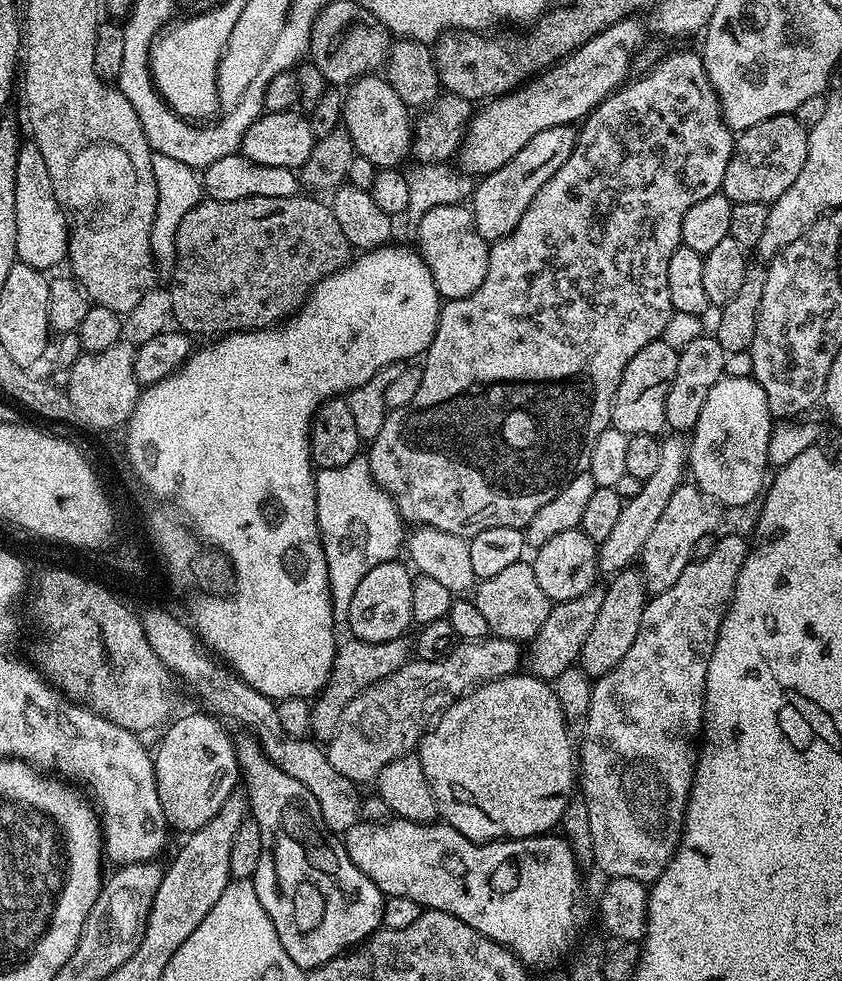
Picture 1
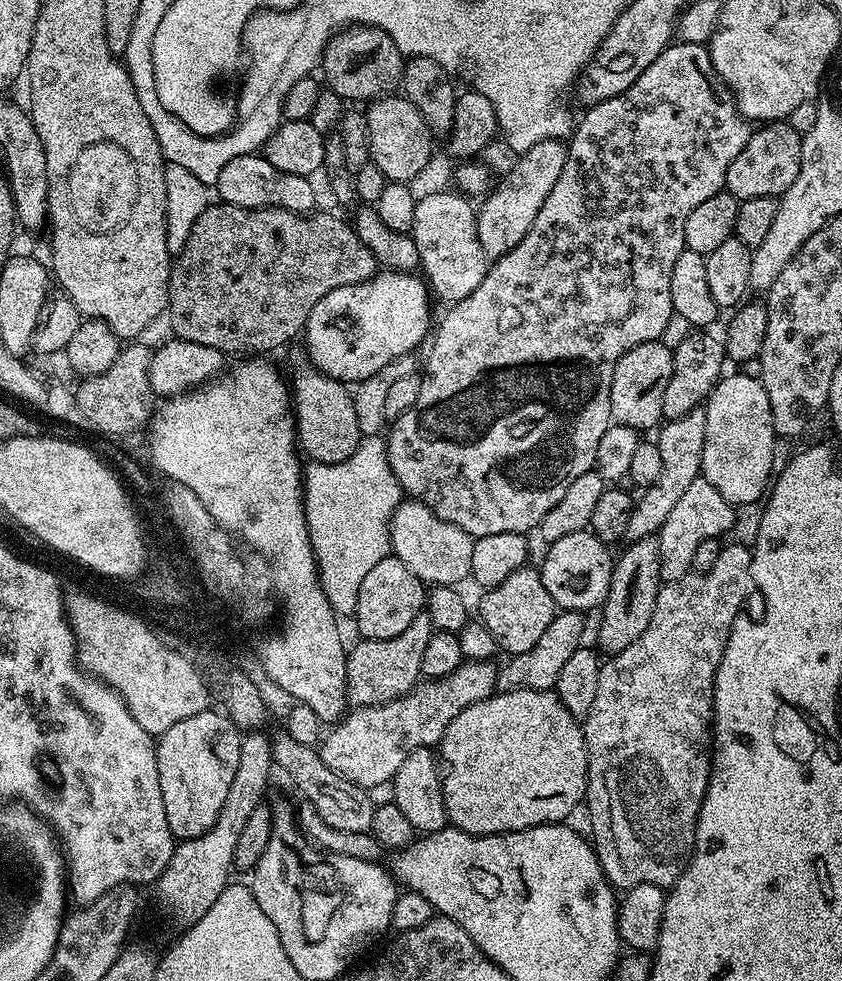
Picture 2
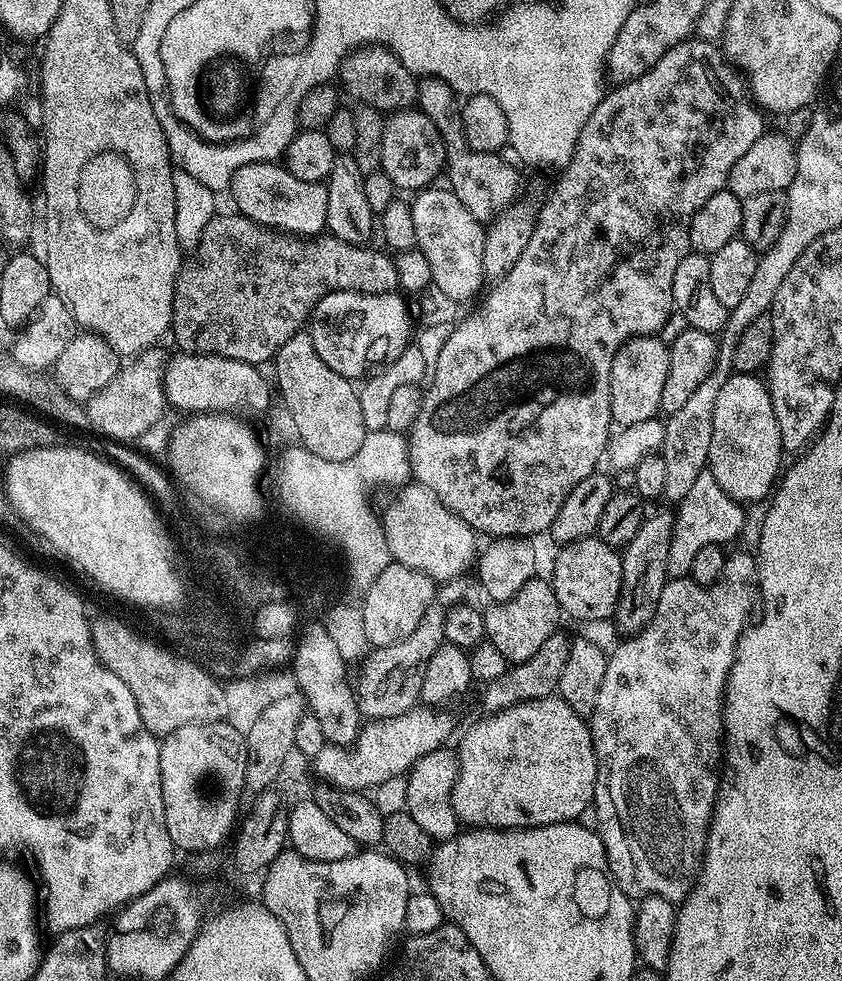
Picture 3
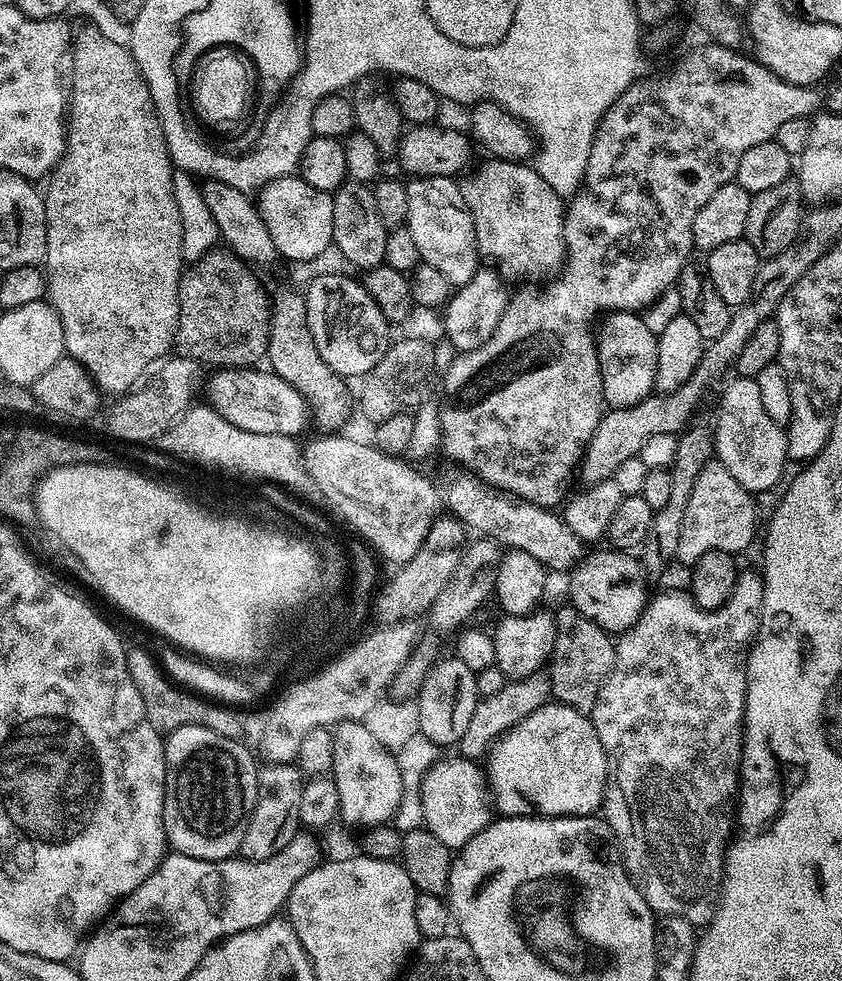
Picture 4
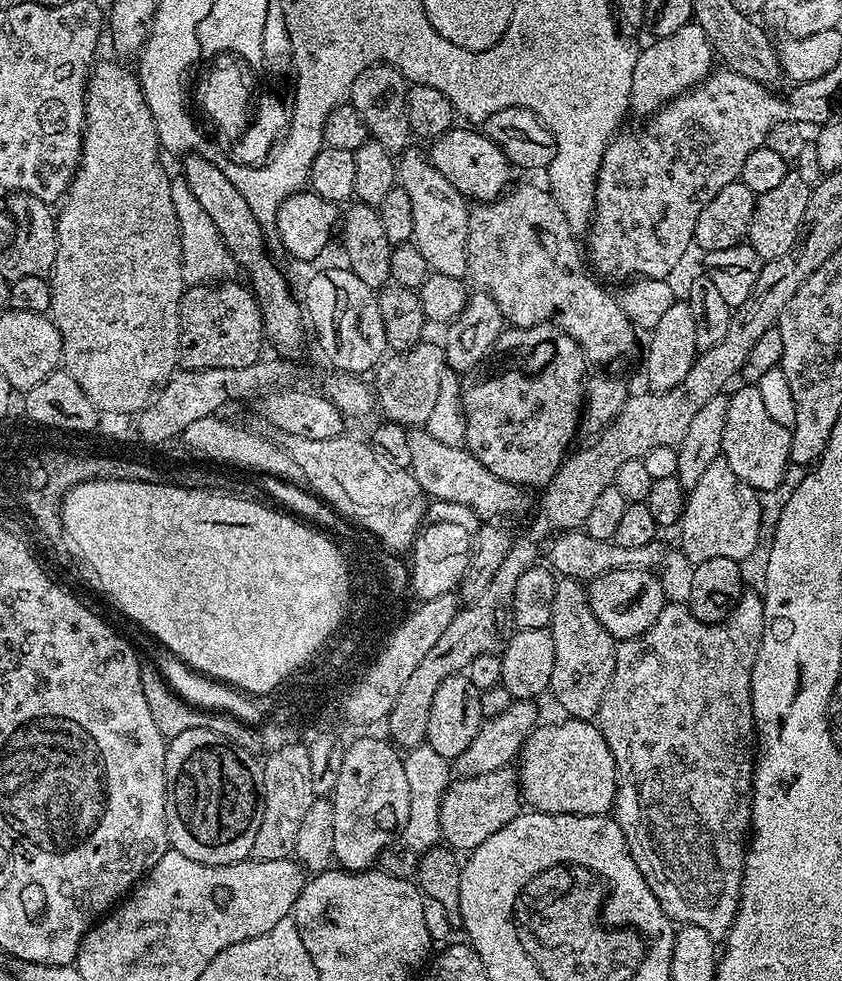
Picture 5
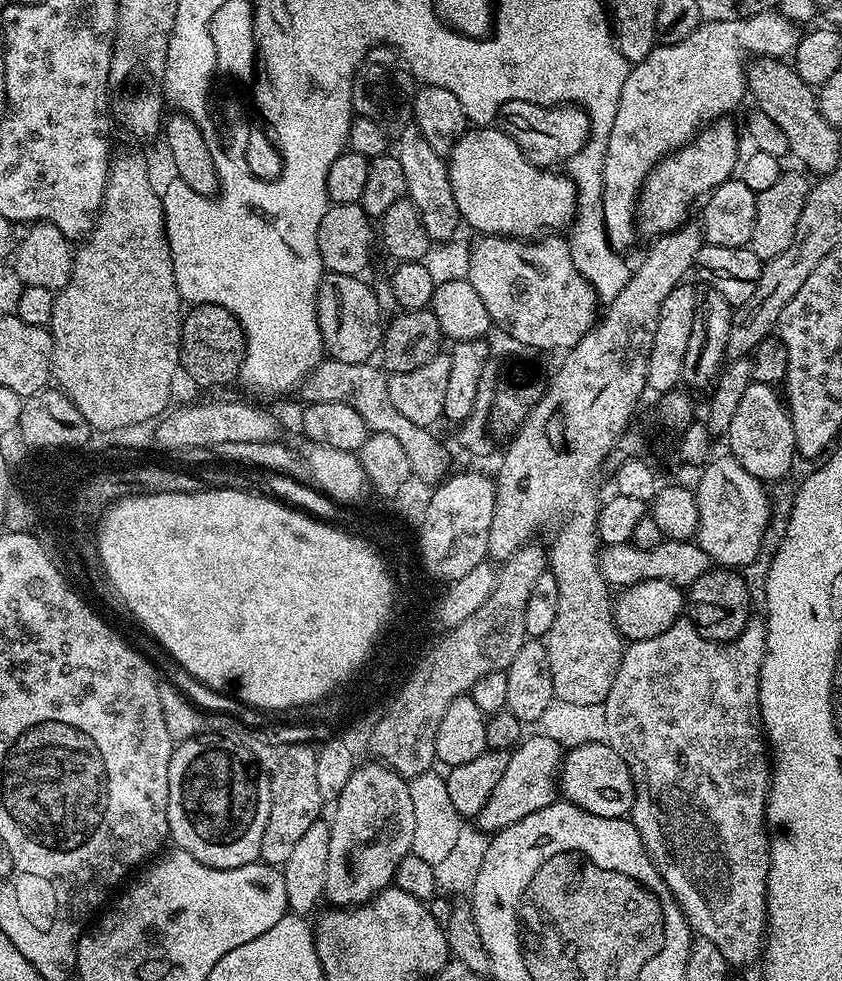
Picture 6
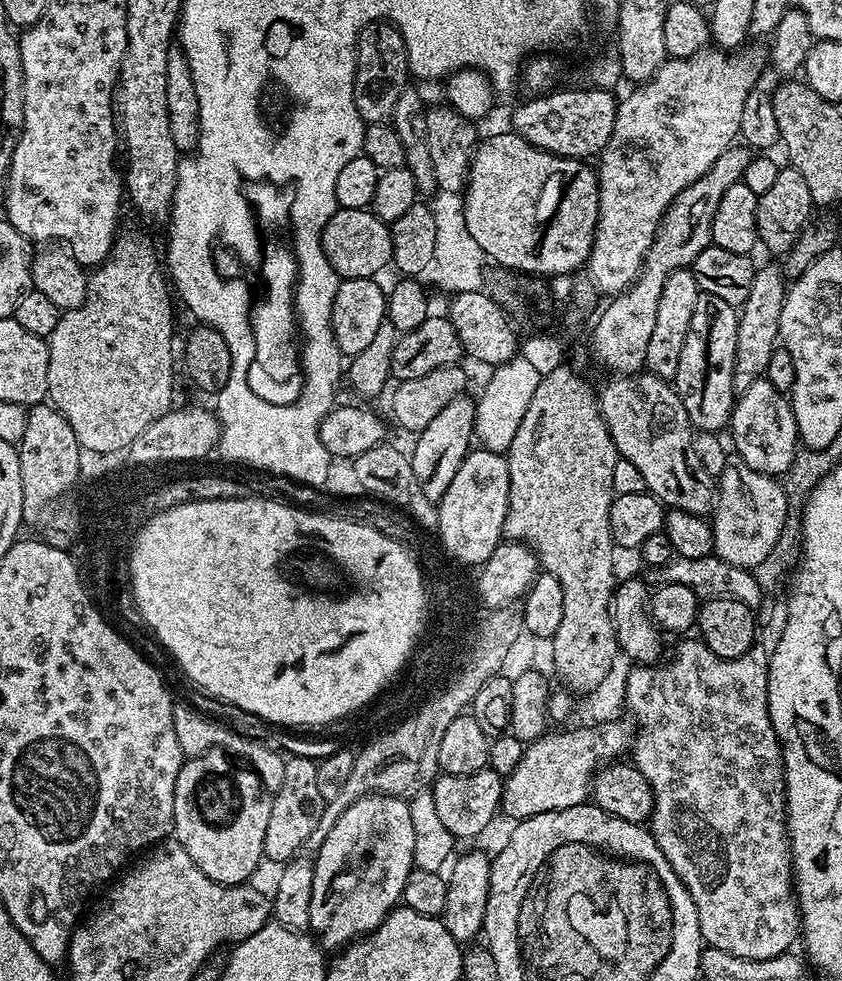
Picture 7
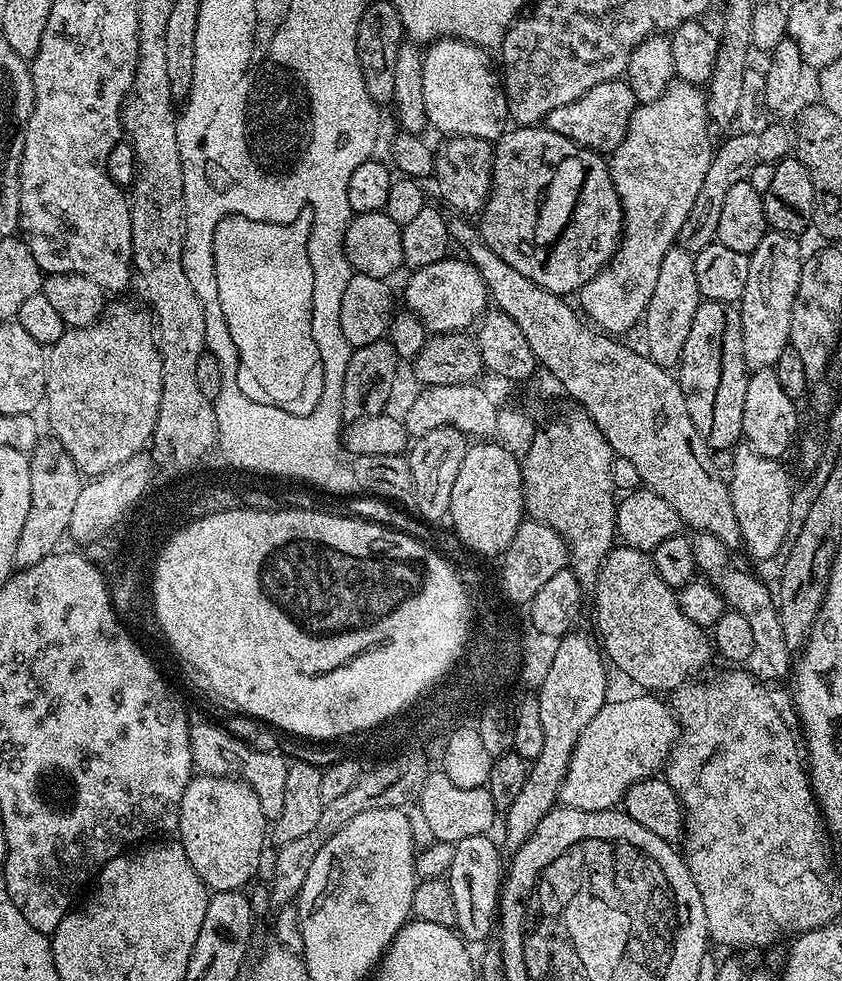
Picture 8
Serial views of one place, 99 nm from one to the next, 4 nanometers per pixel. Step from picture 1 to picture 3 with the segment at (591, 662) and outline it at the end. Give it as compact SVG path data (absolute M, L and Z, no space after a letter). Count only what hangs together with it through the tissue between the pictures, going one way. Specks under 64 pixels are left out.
M671 507L660 508L657 512L649 511L642 522L642 530L638 530L638 534L634 534L634 538L622 550L624 588L620 591L620 602L616 609L614 624L617 624L624 634L641 632L650 622L650 618L654 618L658 598L662 598L662 590L670 579L668 555L675 521L676 514Z

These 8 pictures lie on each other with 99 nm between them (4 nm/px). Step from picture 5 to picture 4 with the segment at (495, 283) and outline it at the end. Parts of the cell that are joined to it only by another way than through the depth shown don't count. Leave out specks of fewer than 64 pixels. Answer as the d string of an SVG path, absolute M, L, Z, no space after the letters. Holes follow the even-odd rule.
M488 158L485 161L477 172L469 171L463 177L465 180L459 181L464 205L474 218L477 248L487 259L489 256L497 260L492 261L497 265L504 264L503 271L509 277L559 269L566 259L565 201L550 190L546 178L539 176L535 167L515 160ZM613 312L598 334L598 362L602 374L604 403L609 409L630 408L653 395L658 370L658 338L646 326L643 315Z

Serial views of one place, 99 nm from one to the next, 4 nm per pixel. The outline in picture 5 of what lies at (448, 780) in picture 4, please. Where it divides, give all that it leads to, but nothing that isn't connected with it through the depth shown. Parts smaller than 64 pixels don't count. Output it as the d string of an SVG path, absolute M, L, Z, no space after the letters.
M515 767L490 770L490 774L465 776L451 781L441 798L440 834L447 847L460 854L482 846L490 834L502 830L522 811L520 782Z

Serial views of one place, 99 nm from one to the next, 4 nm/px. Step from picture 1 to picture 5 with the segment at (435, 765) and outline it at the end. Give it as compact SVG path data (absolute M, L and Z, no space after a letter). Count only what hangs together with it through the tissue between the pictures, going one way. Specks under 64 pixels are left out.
M564 718L561 724L532 729L518 757L518 779L523 803L550 814L606 816L616 802L616 763L606 738L595 723Z

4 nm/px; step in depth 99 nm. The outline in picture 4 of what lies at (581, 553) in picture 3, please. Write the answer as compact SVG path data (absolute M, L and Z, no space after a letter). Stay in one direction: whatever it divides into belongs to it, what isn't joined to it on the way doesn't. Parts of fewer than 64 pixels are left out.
M607 550L608 552L592 552L589 551L584 559L571 569L568 580L568 596L571 607L581 612L590 622L594 622L598 627L609 634L619 634L632 628L634 622L638 622L638 618L644 612L644 606L650 599L650 591L644 585L646 573L639 559L635 560L635 555L627 552L618 552L615 550Z

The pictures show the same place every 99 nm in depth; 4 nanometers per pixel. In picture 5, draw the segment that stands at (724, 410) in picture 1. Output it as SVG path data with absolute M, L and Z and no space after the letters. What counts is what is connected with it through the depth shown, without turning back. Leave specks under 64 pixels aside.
M740 386L736 393L728 396L726 431L722 434L722 458L757 493L774 490L778 482L790 471L791 431L772 417L761 389L756 386Z

